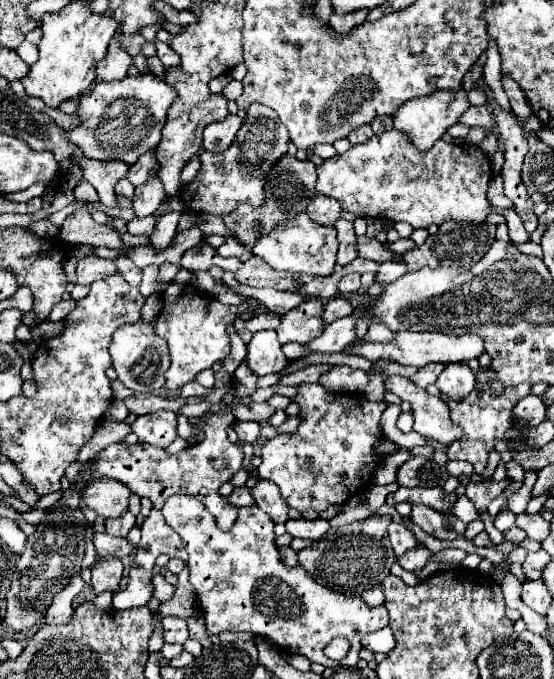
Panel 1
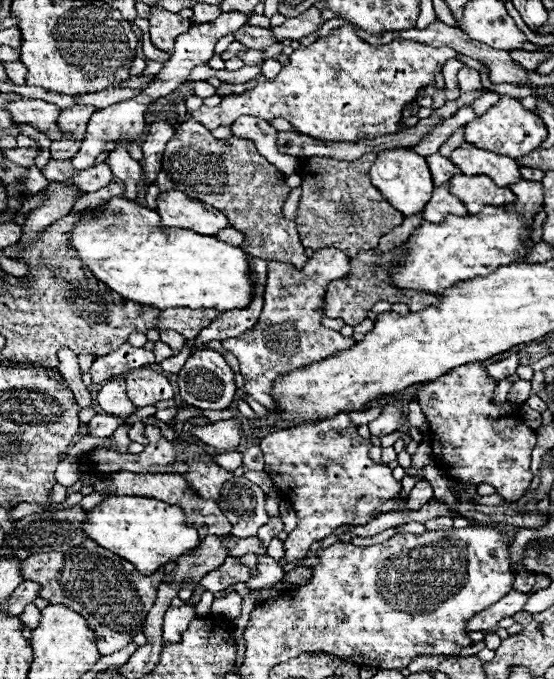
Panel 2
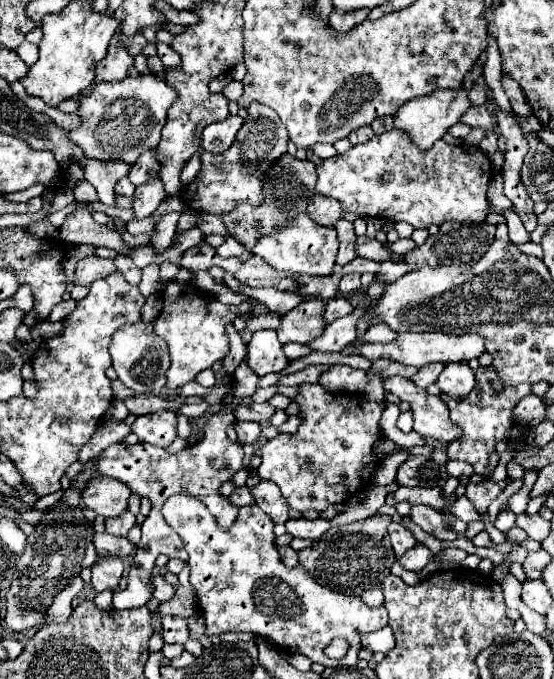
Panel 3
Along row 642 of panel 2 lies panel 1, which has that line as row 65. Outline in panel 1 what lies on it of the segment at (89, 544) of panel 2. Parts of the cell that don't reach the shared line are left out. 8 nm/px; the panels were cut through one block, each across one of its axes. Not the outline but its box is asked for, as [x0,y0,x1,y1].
[96,44,132,82]

